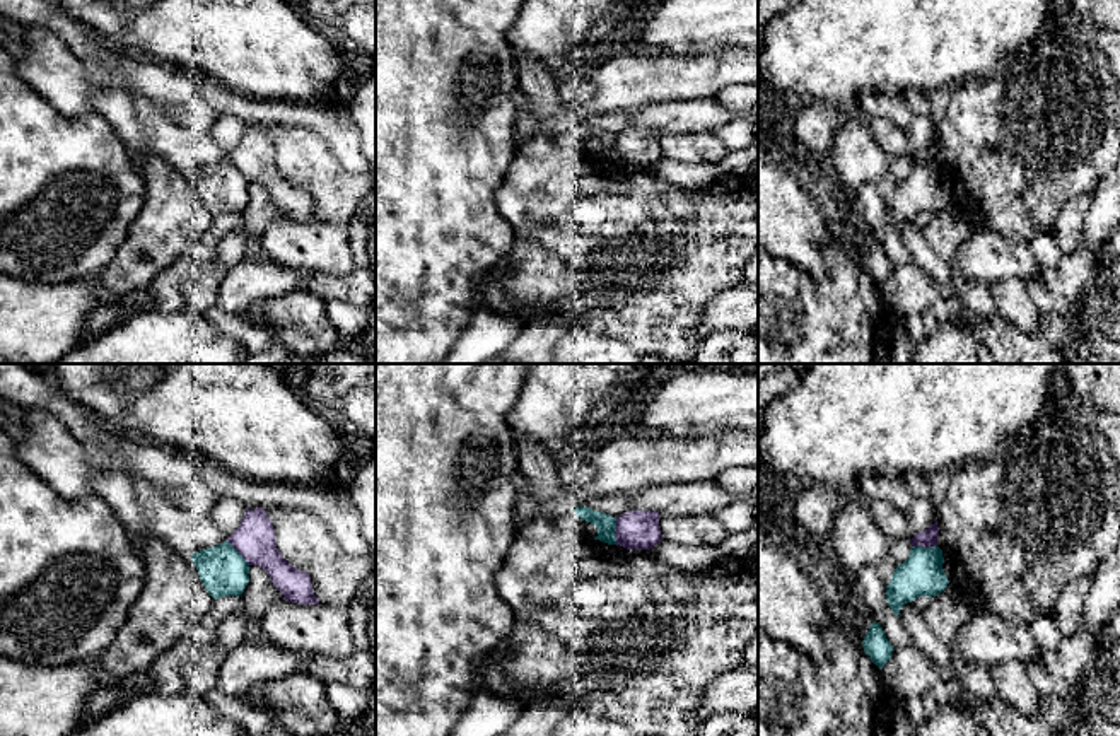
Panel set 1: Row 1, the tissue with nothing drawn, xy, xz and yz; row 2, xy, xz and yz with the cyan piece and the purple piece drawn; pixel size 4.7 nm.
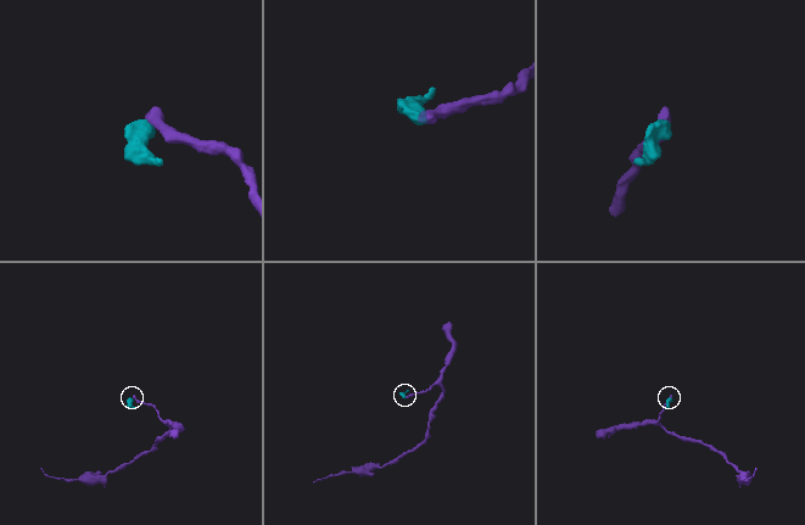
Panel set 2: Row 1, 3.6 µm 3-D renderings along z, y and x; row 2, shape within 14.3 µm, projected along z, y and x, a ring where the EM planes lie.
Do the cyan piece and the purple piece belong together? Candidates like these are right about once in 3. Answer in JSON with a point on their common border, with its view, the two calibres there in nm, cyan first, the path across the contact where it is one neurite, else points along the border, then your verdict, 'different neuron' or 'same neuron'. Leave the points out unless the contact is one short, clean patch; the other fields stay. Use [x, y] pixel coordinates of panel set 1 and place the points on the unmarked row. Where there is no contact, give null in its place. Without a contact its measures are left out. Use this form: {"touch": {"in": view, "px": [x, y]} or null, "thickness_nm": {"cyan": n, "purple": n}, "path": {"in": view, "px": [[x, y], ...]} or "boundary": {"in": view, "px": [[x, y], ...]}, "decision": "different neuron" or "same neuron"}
{"touch": {"in": "xy", "px": [238, 169]}, "thickness_nm": {"cyan": 220, "purple": 190}, "boundary": {"in": "xy", "px": [[226, 157], [250, 181]]}, "decision": "different neuron"}

